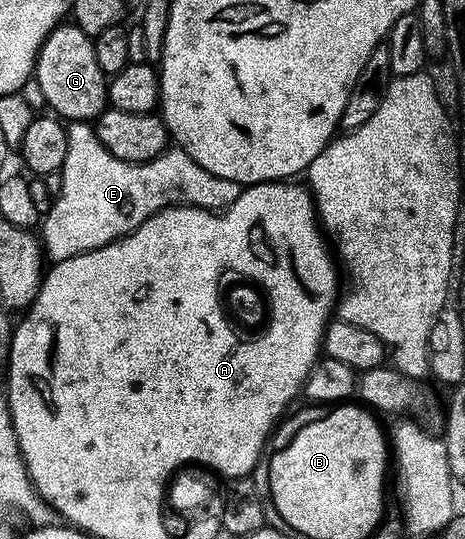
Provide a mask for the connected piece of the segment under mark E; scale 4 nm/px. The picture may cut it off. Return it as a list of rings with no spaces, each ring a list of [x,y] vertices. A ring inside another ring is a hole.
[[[71,122],[66,125],[66,129],[67,149],[61,169],[63,181],[59,184],[59,192],[57,188],[51,207],[41,220],[41,247],[48,261],[63,262],[59,260],[71,260],[74,256],[79,258],[88,252],[97,252],[106,244],[112,244],[119,237],[126,236],[152,213],[159,212],[162,208],[190,206],[221,210],[241,191],[237,182],[229,178],[217,178],[217,174],[209,174],[209,170],[197,166],[197,162],[193,162],[193,158],[189,158],[189,154],[182,150],[165,150],[160,156],[134,164],[109,154],[109,150],[105,150],[103,143],[95,136],[95,129],[90,123]]]

